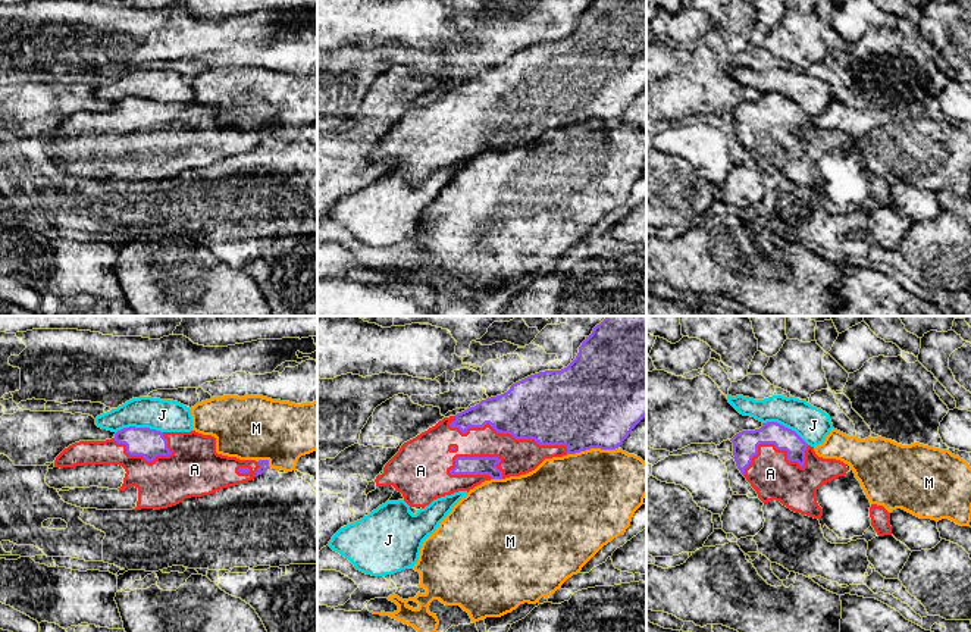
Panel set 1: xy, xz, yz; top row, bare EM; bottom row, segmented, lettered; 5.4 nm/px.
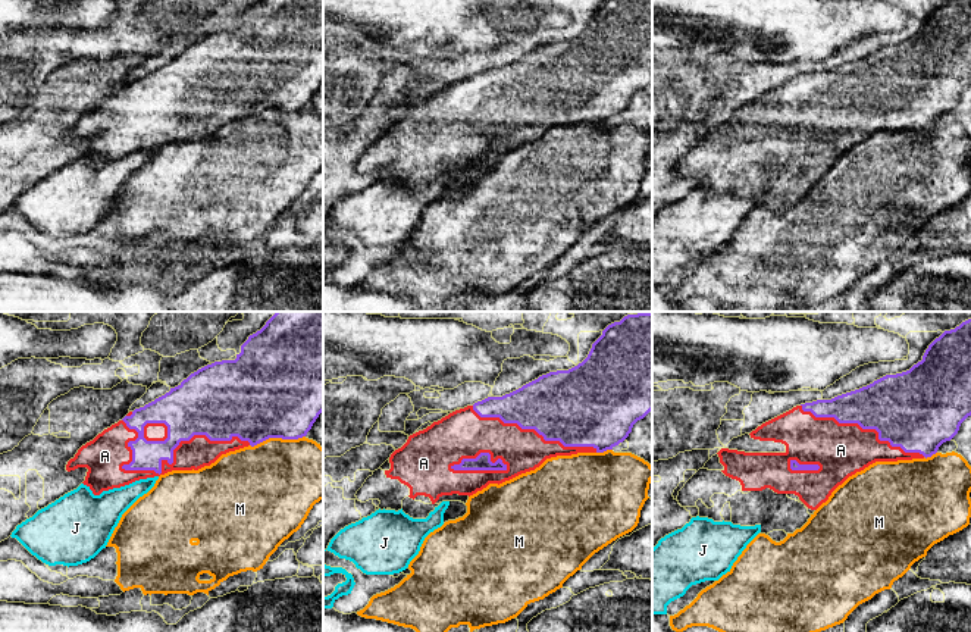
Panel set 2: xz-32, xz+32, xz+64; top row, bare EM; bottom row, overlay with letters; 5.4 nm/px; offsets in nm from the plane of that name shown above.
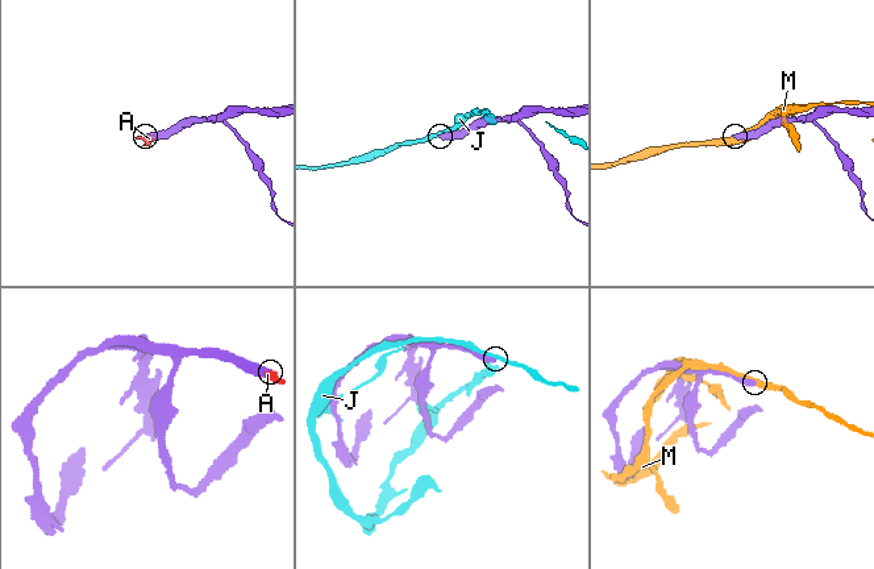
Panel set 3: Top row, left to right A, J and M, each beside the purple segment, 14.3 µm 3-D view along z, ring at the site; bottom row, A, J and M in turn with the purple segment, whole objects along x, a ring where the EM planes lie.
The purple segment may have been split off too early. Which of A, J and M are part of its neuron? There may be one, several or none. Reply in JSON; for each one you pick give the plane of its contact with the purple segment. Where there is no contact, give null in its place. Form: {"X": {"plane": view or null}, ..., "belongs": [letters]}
{"A": {"plane": "xz"}, "belongs": ["A"]}

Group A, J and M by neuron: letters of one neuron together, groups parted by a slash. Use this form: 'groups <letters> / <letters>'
groups A / J / M

